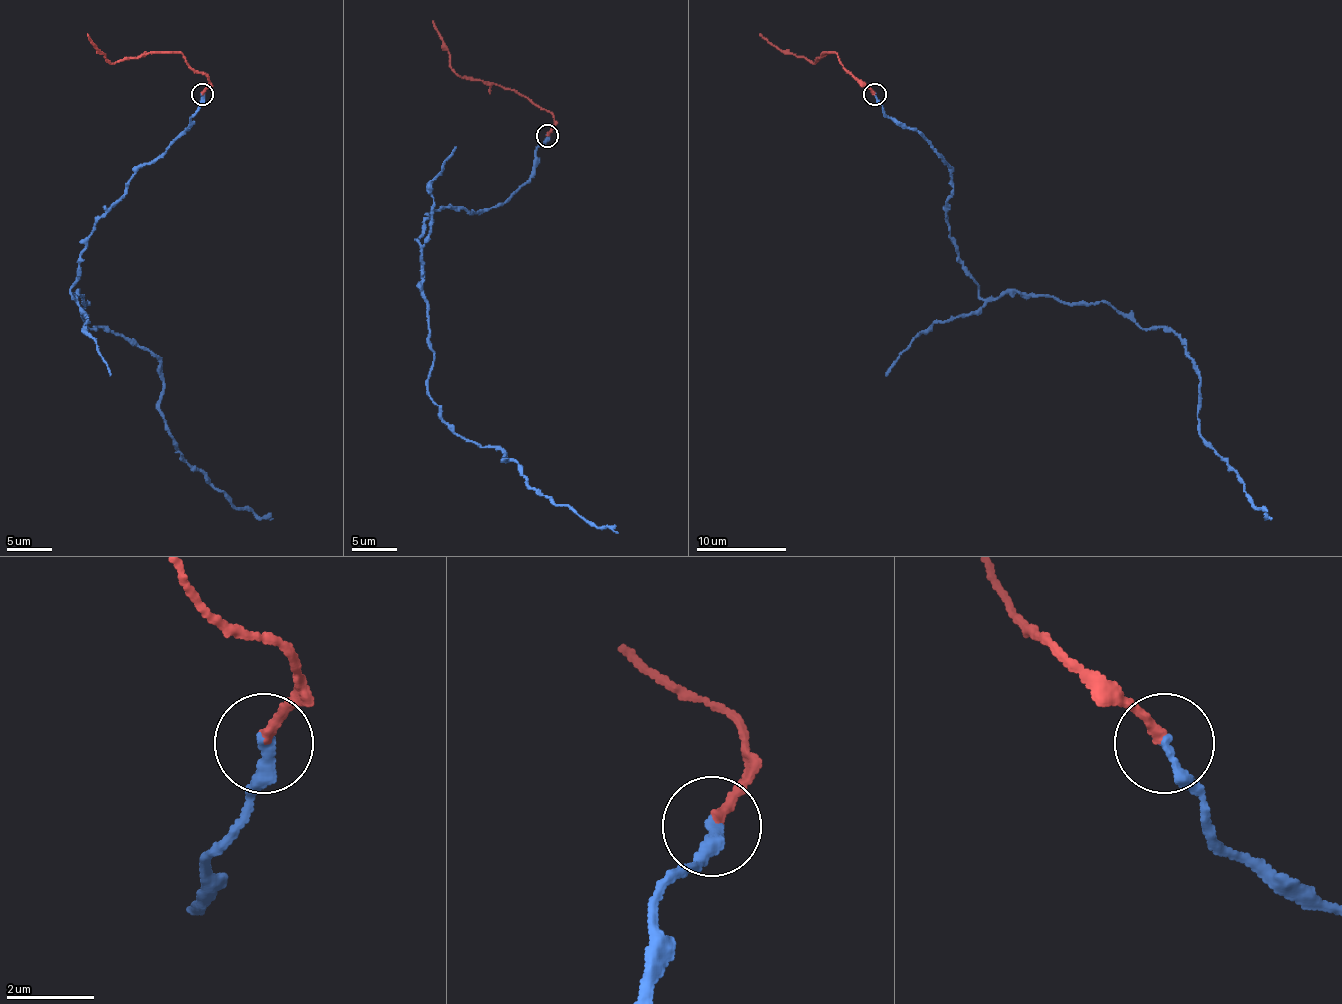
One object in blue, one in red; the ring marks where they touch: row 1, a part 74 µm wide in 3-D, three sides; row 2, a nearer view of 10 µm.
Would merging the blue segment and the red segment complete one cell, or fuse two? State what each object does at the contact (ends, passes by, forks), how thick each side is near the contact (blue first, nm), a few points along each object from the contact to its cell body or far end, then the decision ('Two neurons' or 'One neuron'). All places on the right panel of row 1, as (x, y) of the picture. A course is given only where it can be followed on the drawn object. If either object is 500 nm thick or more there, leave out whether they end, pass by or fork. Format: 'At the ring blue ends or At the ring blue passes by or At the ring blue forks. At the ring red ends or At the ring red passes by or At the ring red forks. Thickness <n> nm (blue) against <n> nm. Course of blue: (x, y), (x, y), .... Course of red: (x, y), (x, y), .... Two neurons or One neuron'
At the ring blue ends. At the ring red ends. Thickness 280 nm (blue) against 220 nm. Course of blue: (875, 95), (947, 162), (949, 234), (978, 295), (1104, 302), (1167, 327), (1199, 383), (1199, 435), (1271, 518). Course of red: (875, 95), (855, 79), (834, 52), (823, 52), (812, 63), (803, 57), (785, 54), (760, 34). Two neurons

